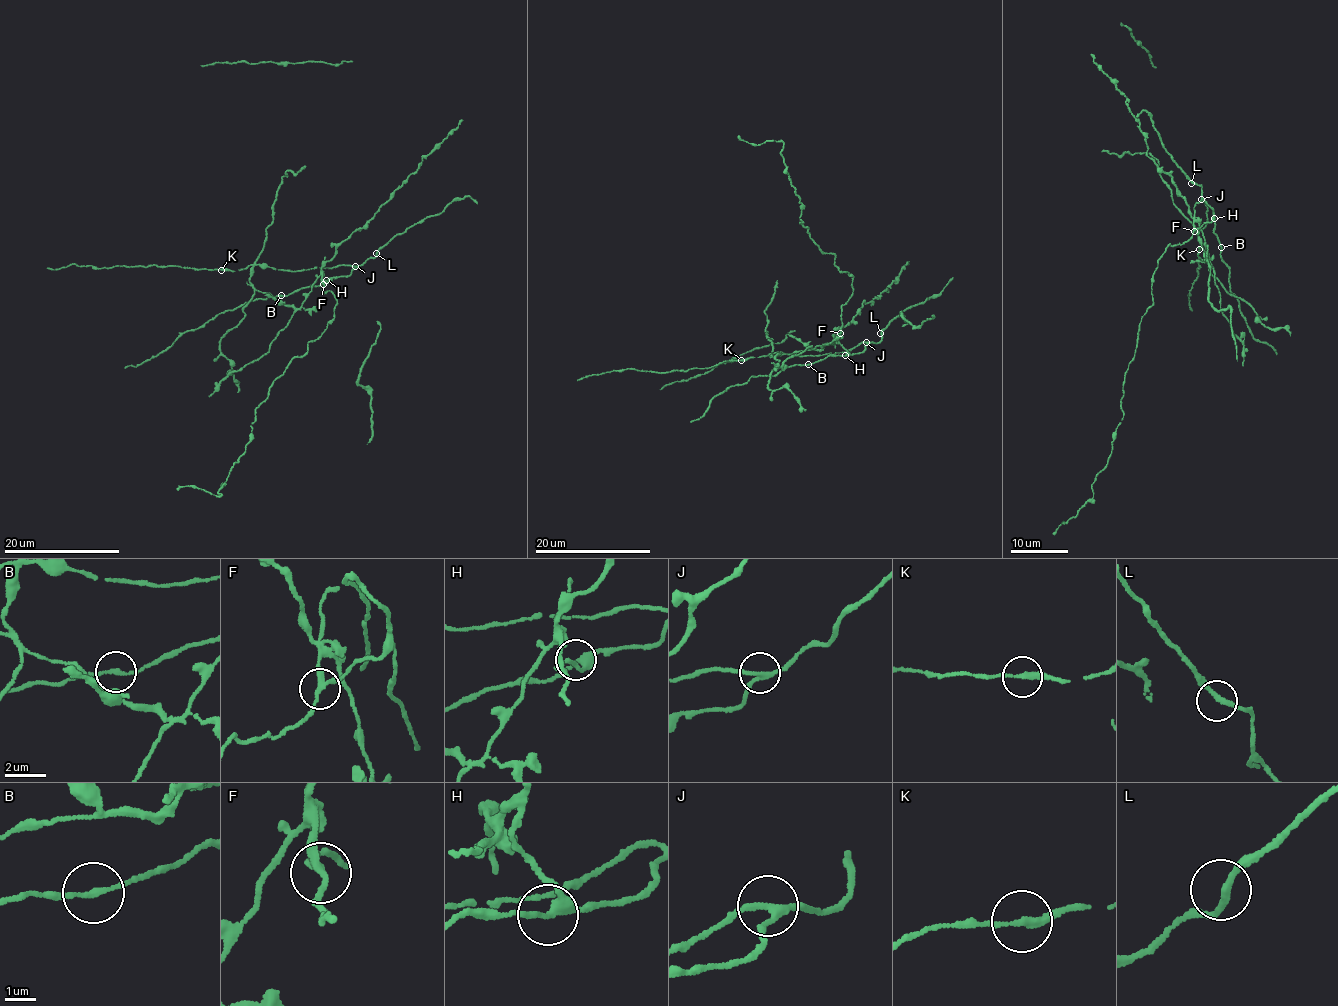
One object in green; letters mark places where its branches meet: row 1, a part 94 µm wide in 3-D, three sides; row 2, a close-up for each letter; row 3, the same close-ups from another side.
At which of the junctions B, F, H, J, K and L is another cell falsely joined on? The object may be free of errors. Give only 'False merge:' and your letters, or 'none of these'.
False merge: F

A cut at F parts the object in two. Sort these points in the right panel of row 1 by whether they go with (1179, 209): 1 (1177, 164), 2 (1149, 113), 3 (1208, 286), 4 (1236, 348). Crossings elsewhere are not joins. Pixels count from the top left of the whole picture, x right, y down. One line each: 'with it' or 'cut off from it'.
1: cut off from it
2: cut off from it
3: with it
4: with it

